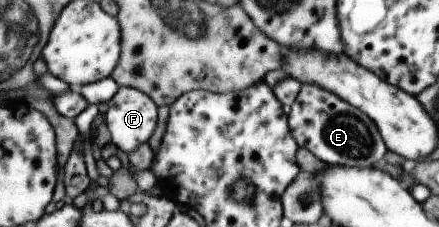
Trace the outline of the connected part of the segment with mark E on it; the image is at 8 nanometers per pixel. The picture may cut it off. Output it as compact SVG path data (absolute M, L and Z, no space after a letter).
M300 84L299 93L290 105L288 115L289 129L297 145L310 151L319 161L328 165L358 167L359 169L373 168L373 165L387 153L382 137L376 125L361 110L351 107L341 101L335 94L325 91L313 84Z

